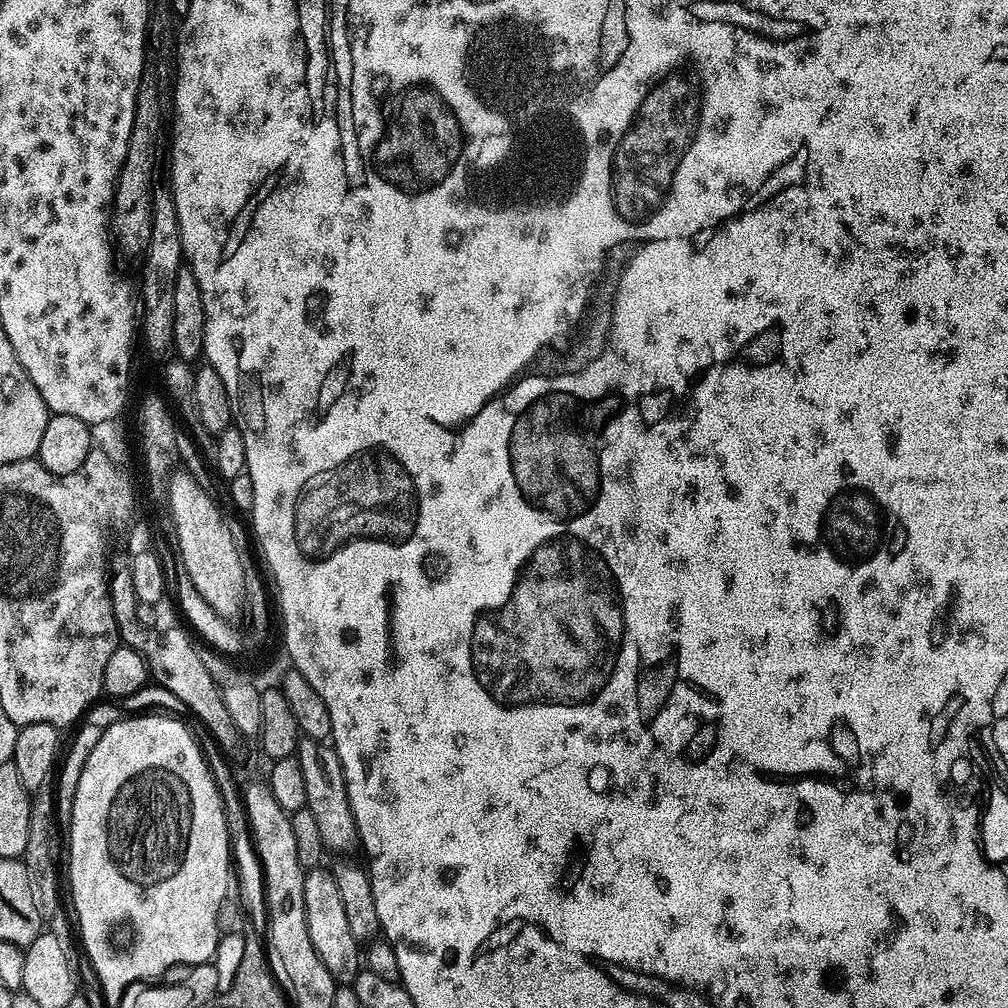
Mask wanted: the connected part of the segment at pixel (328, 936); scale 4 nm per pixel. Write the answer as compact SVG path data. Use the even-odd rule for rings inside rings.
M324 866L305 871L304 893L306 894L306 926L310 930L310 942L314 946L314 951L318 954L318 958L322 958L322 966L326 966L326 970L330 970L337 985L355 985L356 975L362 970L362 948L354 938L354 934L350 934L350 925L346 923L342 898L338 894L338 885L334 883L331 871Z

